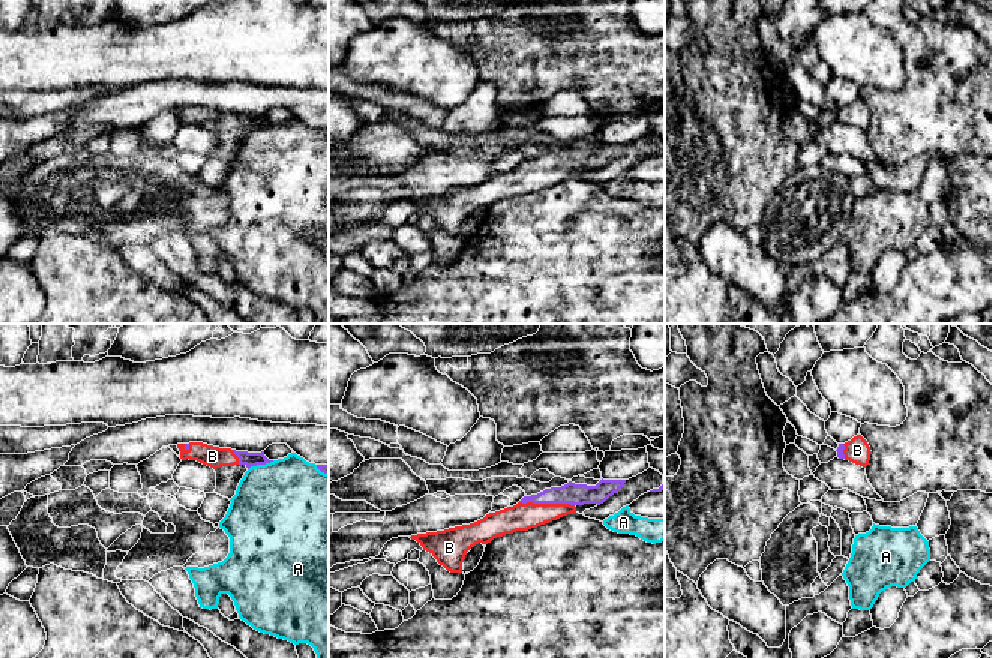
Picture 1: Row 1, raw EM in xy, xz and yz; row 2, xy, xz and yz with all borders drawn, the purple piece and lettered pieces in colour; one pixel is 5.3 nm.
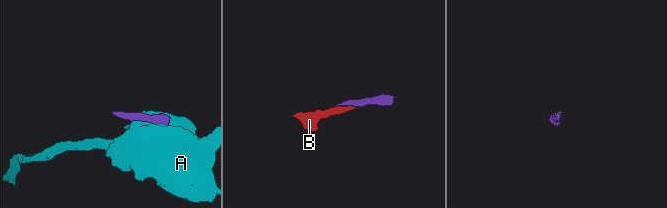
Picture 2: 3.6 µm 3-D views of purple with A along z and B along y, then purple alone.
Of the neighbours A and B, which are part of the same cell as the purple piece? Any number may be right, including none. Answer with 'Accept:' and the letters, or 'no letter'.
Accept: B

